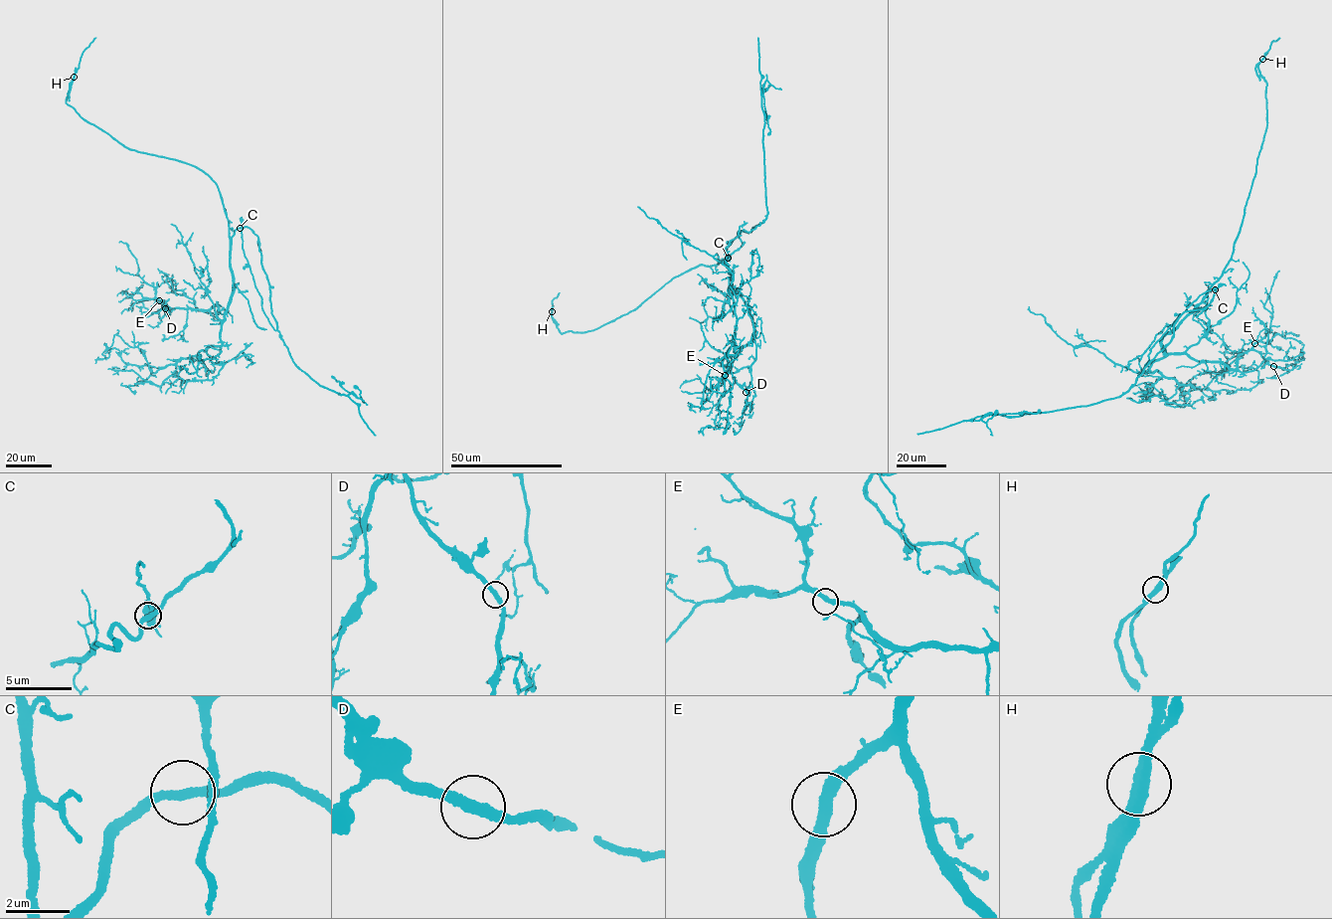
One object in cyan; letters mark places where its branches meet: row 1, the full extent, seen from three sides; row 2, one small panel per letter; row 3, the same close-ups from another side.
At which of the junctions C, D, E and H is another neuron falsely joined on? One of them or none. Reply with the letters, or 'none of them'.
H

